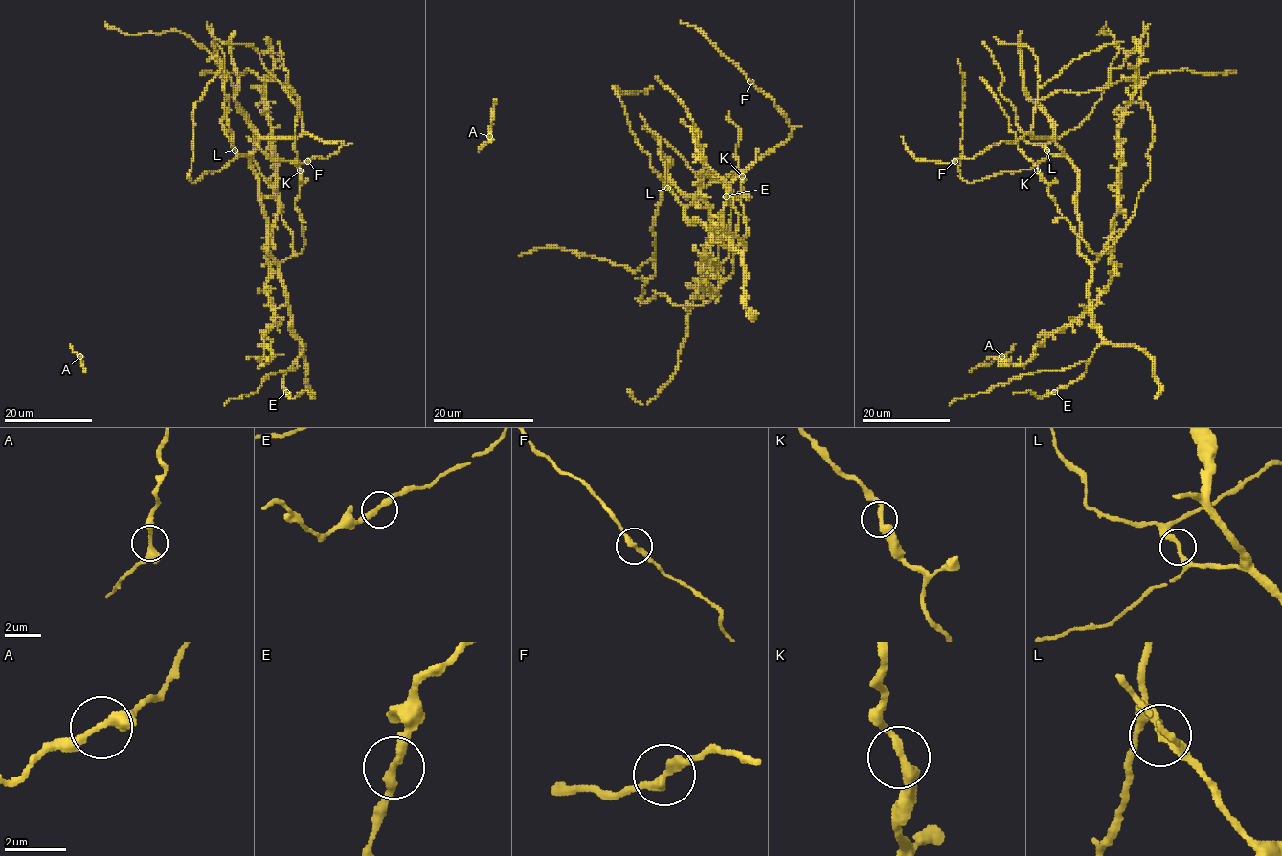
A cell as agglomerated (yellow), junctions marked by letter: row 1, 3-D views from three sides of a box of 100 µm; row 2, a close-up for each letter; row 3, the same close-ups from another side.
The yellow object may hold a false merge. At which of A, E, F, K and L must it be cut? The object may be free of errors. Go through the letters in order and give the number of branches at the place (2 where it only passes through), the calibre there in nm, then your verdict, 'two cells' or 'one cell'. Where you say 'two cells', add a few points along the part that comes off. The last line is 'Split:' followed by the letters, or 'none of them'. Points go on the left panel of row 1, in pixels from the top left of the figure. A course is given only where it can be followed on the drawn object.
A: branches 2; calibre 320 nm; one cell
E: branches 2; calibre 280 nm; one cell
F: branches 2; calibre 260 nm; one cell
K: branches 2; calibre 300 nm; one cell
L: branches 2; calibre 240 nm; one cell
Split: none of them

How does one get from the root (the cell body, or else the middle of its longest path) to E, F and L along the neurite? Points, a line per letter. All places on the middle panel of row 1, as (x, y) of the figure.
E: (685, 210), (690, 222), (704, 224), (719, 239), (728, 237), (743, 252), (746, 244), (722, 222), (727, 196)
F: (685, 210), (704, 187), (748, 168), (788, 137), (791, 126), (786, 116), (770, 96), (751, 81)
L: (685, 210), (667, 188)

